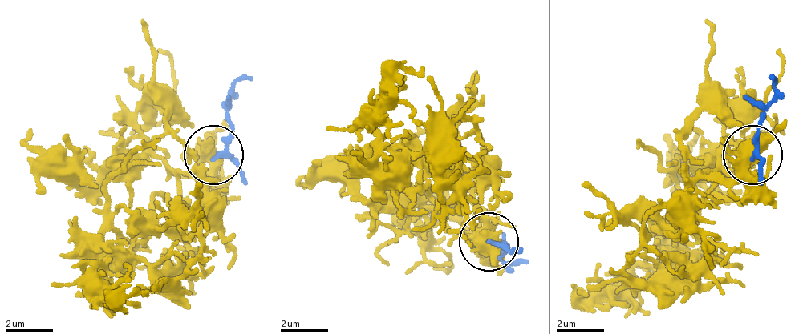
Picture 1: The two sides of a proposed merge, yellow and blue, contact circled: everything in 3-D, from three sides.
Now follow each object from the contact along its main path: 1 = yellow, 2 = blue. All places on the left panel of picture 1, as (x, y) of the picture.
1: (215, 156), (203, 179), (197, 179), (203, 197), (179, 221), (185, 268), (173, 279), (108, 309)
2: (215, 156), (233, 132), (233, 85), (250, 79)

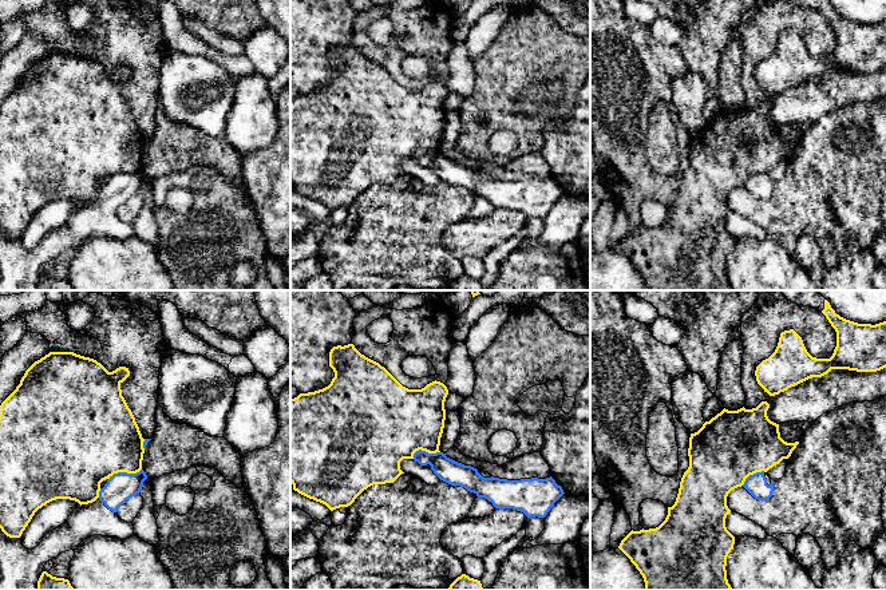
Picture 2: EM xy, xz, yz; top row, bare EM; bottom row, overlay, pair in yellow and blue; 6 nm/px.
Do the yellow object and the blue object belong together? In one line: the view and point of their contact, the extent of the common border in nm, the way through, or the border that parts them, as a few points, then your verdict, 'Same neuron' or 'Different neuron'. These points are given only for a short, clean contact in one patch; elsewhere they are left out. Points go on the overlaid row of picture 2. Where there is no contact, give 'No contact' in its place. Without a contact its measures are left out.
Touches yellow at xy (125, 471). Shared border 220 nm. Different neuron

